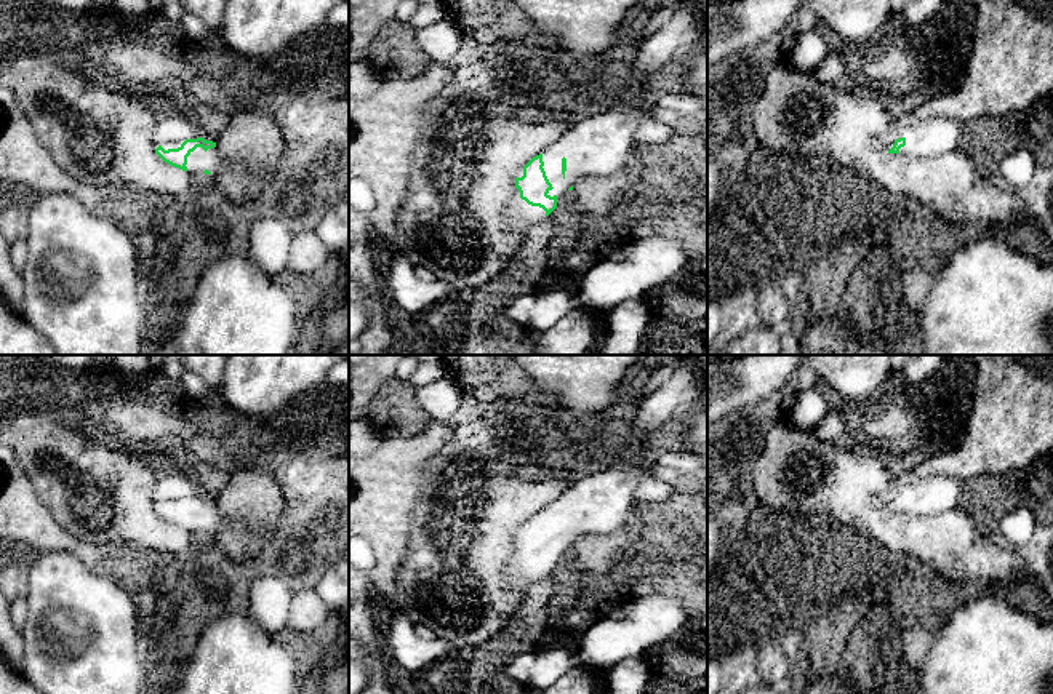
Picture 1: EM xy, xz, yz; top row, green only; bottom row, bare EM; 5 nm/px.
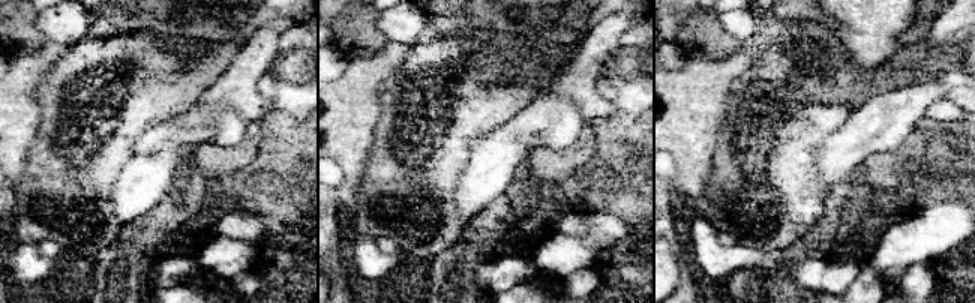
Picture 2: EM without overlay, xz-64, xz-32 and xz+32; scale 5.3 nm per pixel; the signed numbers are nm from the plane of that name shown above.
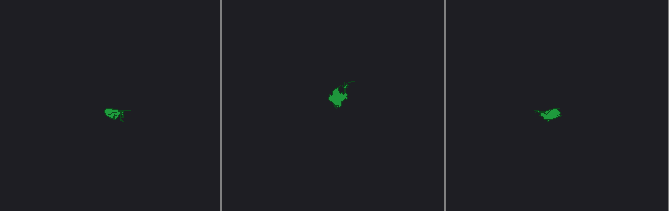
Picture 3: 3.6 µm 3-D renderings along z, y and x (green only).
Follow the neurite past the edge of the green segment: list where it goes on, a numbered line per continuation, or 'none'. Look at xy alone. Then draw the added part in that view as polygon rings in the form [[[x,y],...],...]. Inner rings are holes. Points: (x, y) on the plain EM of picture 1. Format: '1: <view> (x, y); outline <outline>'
1: xy (199, 518); outline [[[197,505],[187,515],[187,531],[203,531],[208,528],[211,532],[218,532],[224,528],[226,518],[219,513],[218,507],[208,507],[206,510],[202,505]]]

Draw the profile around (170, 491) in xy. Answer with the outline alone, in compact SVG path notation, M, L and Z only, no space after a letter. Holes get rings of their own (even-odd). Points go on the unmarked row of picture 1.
M182 475L160 477L150 491L152 509L162 504L165 509L178 507L186 497L200 496L198 488Z

